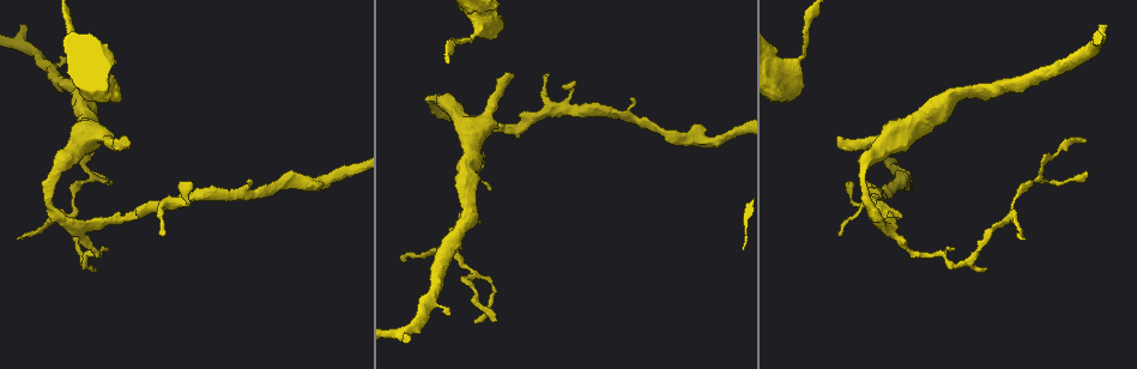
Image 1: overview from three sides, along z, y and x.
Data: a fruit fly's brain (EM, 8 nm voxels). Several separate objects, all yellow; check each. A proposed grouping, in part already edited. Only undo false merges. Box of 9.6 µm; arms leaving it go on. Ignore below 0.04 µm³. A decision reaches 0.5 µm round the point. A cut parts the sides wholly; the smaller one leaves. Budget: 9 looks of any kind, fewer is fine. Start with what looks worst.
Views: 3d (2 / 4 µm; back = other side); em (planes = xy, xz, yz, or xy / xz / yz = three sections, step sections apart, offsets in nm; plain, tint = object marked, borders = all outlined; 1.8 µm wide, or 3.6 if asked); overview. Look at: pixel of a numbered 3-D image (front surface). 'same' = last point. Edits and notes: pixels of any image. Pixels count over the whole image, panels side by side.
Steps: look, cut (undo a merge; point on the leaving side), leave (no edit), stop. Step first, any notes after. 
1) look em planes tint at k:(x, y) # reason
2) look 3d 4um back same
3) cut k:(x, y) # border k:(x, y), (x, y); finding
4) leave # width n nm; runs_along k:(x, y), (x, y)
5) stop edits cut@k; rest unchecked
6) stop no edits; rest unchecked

look 3d 4um at 1:(80, 228) # side arm on a straight run

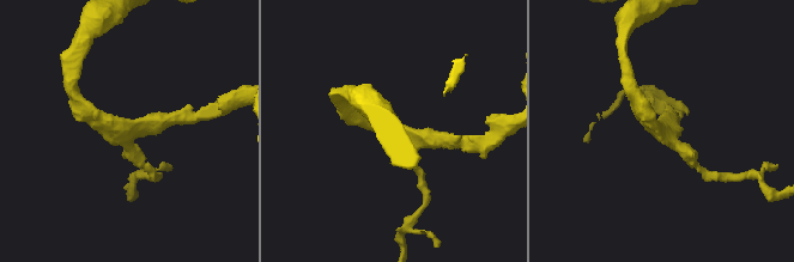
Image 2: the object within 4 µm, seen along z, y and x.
look em xz step 8 plain at 2:(660, 128) # arms 3; need the tissue

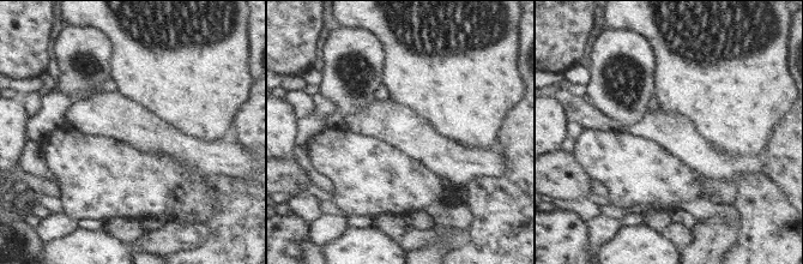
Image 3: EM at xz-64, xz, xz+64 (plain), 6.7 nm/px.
look em xz step 8 tint same # with the object marked

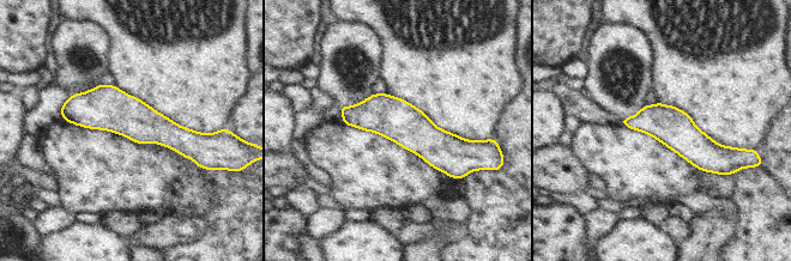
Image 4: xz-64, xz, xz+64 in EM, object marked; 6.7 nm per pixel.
leave # runs_along 4:(64, 109), (112, 109), (200, 139); all the same neuron

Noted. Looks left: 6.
look em xy step 8 tint at 1:(87, 266) # sharp bend

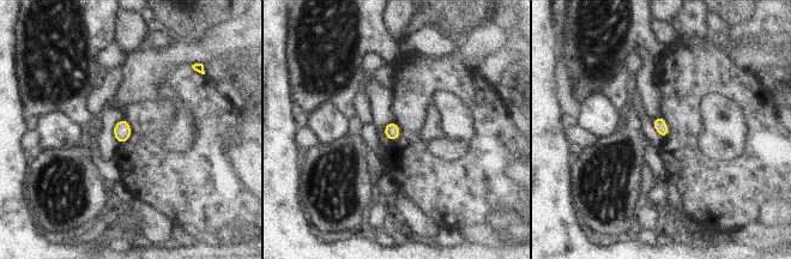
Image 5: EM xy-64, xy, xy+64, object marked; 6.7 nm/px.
look em planes tint same # cut it another way

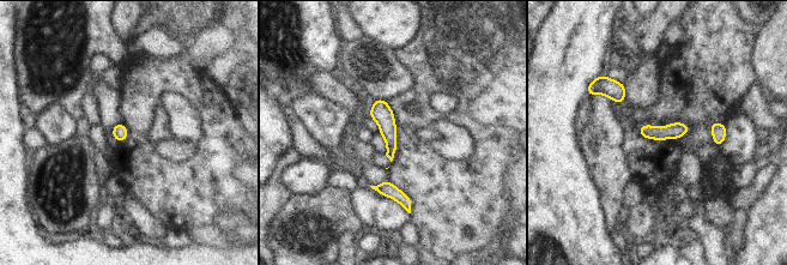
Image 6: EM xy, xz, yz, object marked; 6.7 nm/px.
leave # width 100 nm; continuous, no second neuron

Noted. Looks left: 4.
look em planes tint at 1:(463, 41) # thick turns thin

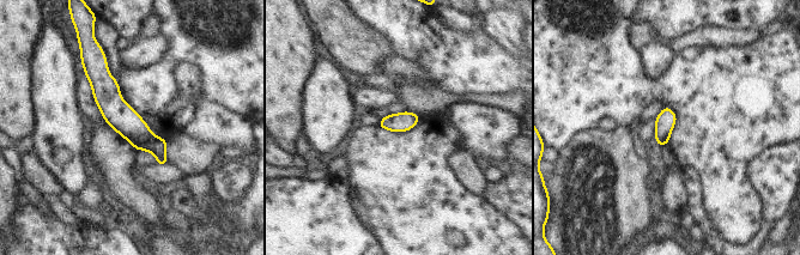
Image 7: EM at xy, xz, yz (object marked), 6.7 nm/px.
leave # runs_along 7:(94, 64), (111, 105), (163, 162); all the same neuron

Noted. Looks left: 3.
look 3d 2um at 1:(456, 254) # narrows sharply

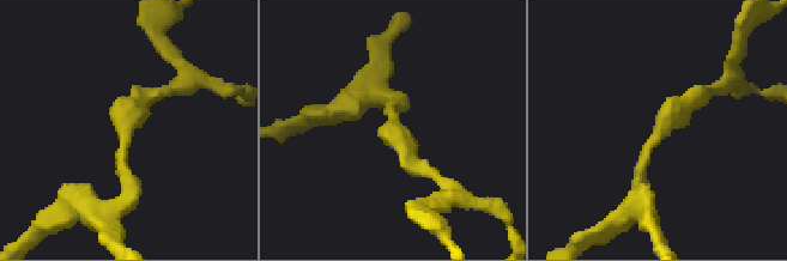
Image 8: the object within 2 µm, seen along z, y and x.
look em 3.6um planes tint at 8:(124, 140)

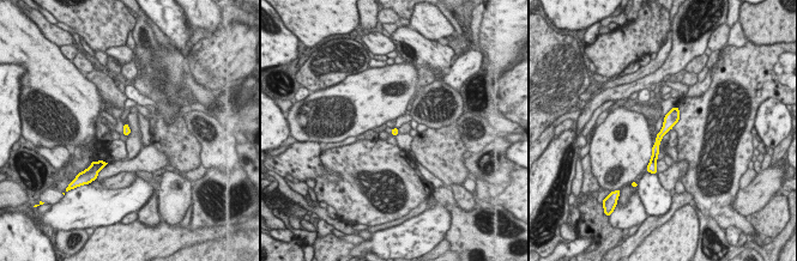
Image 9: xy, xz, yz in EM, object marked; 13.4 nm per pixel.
leave # width 100 nm; runs_along 9:(675, 110), (659, 135), (652, 164); one neuron here

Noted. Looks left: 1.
stop no edits; rest unchecked

